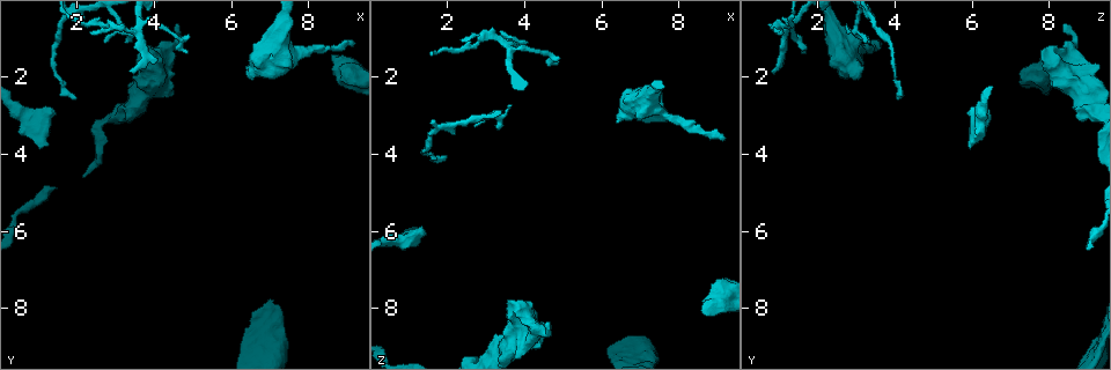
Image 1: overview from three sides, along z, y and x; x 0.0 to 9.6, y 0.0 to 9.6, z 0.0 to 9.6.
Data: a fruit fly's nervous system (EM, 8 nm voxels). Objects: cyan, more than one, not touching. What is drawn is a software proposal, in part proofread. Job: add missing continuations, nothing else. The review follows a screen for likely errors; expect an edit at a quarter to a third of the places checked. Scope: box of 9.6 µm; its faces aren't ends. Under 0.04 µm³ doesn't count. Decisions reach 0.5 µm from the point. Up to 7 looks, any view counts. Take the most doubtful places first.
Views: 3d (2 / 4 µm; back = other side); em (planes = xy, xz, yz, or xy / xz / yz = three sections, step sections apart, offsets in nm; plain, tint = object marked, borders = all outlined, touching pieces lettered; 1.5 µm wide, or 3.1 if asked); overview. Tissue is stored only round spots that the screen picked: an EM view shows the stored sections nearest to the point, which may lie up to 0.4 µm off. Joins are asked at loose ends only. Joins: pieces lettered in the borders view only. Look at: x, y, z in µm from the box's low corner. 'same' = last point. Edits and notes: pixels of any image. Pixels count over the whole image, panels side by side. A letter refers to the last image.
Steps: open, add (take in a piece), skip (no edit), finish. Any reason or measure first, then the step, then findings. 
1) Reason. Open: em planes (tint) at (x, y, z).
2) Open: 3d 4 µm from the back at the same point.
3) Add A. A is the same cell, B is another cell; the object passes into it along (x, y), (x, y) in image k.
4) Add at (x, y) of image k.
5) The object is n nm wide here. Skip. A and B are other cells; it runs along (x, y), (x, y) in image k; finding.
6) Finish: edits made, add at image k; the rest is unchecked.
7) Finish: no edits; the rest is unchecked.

Branch stops here. Open: em planes (borders) at (1.05, 3.85, 5.95).

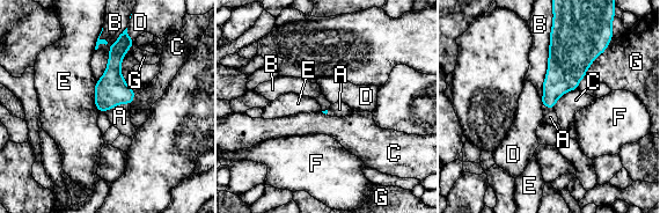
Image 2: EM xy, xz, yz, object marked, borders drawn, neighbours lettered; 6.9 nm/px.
Add A. A is the same cell, B, C, D, E, F and G are other cells; the object passes into it along (111, 89), (117, 104), (119, 116) in image 2; it goes on there.

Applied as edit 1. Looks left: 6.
See it whole again. Open: overview.

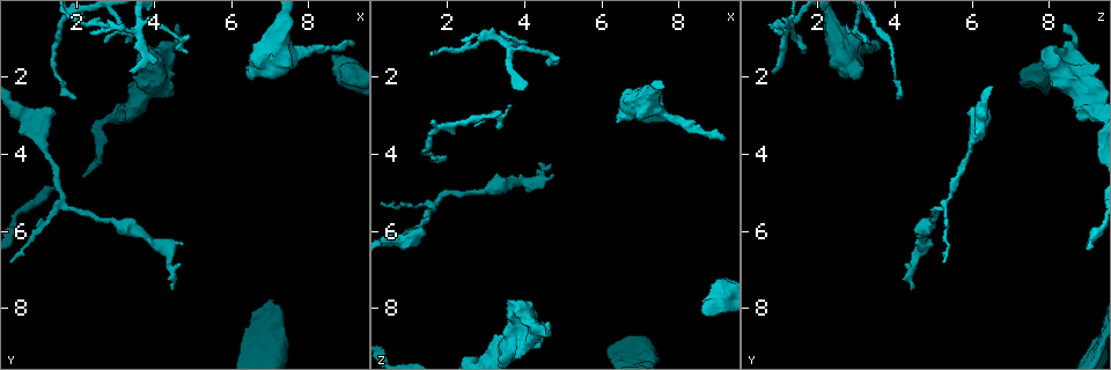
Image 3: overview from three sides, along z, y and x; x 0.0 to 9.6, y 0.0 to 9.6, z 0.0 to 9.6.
Thin end. Open: 3d 2 µm at (3.40, 1.85, 0.75).

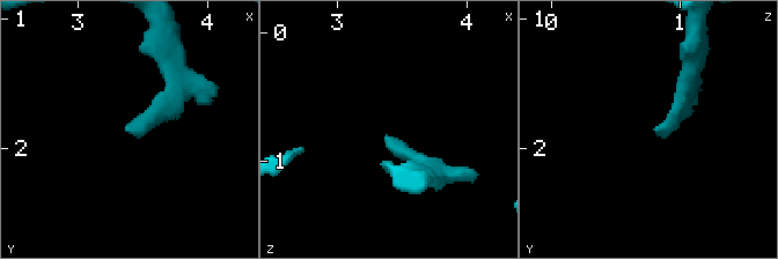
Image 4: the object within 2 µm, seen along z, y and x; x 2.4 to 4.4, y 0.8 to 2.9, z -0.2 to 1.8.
Shape alone is not enough. Open: em xy step 4 (tint) at (3.38, 1.86, 0.78).

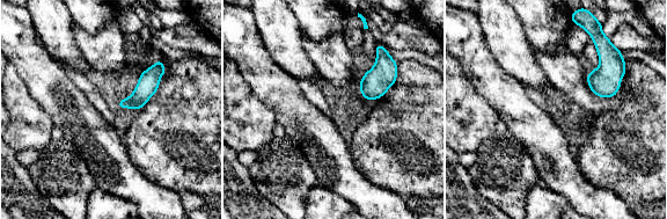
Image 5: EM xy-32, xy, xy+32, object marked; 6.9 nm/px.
Open: em planes (borders) at the same point.

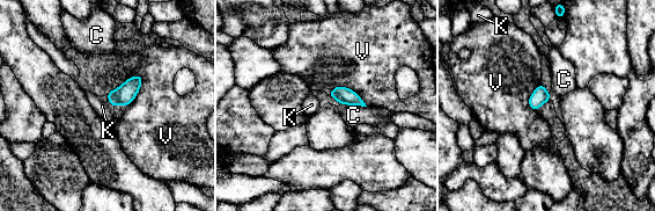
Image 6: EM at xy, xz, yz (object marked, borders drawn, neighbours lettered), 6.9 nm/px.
Skip. C, K and V are other cells; a border runs along (141, 74), (139, 92), (126, 106) in image 6; no lettered piece goes on from it.

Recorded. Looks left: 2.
Free end. Open: 3d 2 µm at (4.65, 0.65, 8.35).

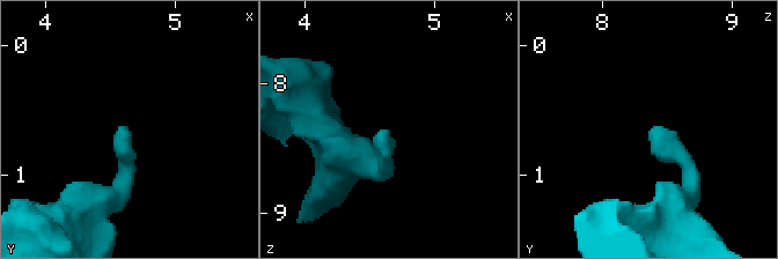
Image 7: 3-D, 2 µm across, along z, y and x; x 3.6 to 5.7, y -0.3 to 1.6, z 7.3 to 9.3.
Open: em planes (borders) at (4.62, 0.66, 8.38).

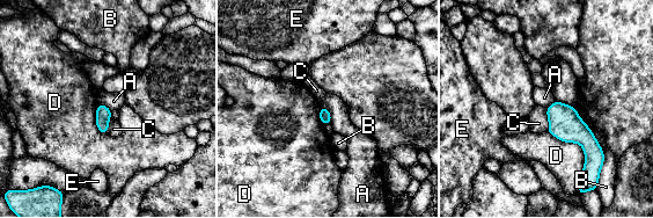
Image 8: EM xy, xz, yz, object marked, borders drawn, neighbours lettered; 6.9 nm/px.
Skip. A, B, C, D and E are other cells; a border runs along (321, 106), (329, 111), (331, 122) in image 8; none of them fits.

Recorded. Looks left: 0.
Finish: edits made, add at image 2; the rest is unchecked.

